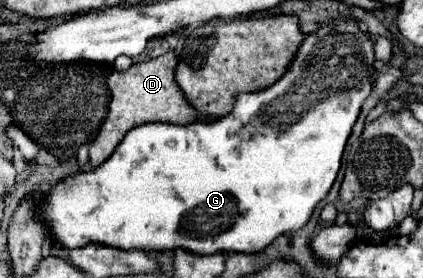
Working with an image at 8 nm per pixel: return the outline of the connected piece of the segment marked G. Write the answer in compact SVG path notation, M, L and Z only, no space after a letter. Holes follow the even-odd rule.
M345 18L333 24L319 24L317 32L307 34L297 50L297 56L289 64L287 72L271 86L263 88L261 92L245 92L235 98L235 104L231 112L223 118L217 118L213 122L191 122L185 126L175 124L141 124L125 134L121 144L115 148L109 160L105 160L99 168L93 168L89 172L81 172L75 176L69 176L61 180L47 196L41 206L41 216L51 228L55 240L65 248L79 248L89 242L99 242L105 246L115 246L121 250L145 250L145 252L163 252L163 250L175 250L185 248L189 252L197 254L215 254L215 252L259 252L267 248L277 236L285 232L295 232L307 224L311 218L315 206L327 196L331 190L337 172L341 168L341 156L343 148L351 136L351 130L359 118L363 102L369 98L375 82L375 52L373 52L373 40L369 34L361 32L359 22L355 18ZM279 118L293 118L293 124L287 130L277 130Z

